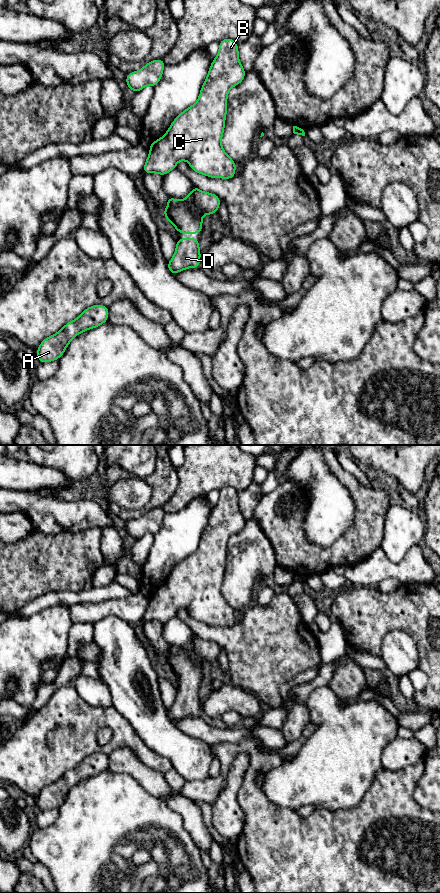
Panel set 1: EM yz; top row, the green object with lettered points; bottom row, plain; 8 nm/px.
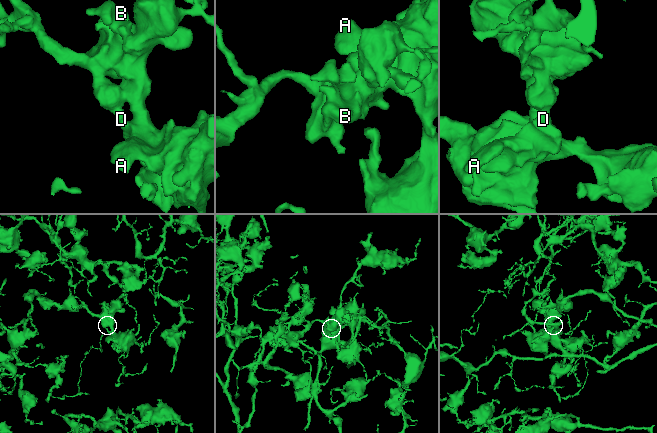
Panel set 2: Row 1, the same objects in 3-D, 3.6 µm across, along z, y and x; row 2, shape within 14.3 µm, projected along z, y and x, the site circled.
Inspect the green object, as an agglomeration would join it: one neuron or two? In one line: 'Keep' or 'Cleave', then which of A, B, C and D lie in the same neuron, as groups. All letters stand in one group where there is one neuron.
Keep. Groups: A B C D

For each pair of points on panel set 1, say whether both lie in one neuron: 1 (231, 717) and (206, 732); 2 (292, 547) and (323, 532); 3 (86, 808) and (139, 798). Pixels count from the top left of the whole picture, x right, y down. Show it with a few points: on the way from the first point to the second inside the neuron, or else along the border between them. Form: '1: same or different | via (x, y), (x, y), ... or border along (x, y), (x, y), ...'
1: different | border along (235, 724), (225, 727)
2: different | border along (304, 516), (306, 537), (314, 544), (328, 547)
3: same | via (99, 808), (126, 808)

